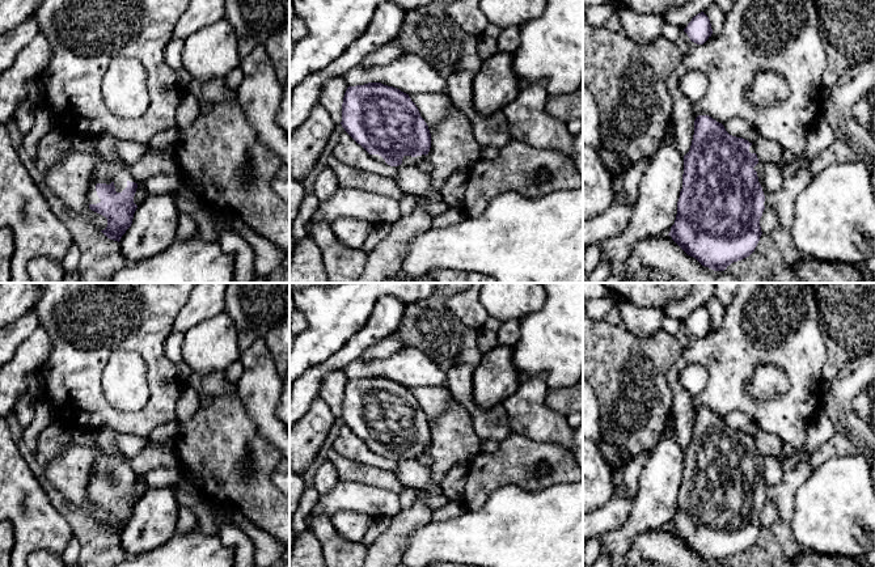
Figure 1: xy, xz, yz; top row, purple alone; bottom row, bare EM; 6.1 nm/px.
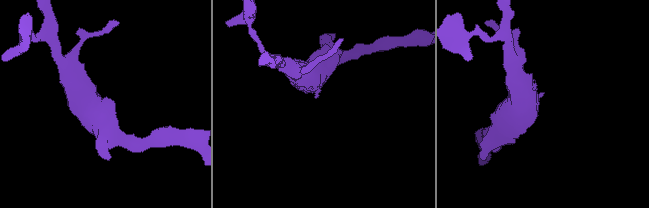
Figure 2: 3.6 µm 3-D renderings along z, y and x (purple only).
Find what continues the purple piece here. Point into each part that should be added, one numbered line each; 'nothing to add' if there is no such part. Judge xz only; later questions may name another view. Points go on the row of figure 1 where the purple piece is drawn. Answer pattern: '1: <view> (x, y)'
1: xz (408, 160)

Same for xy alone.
1: xy (106, 173)

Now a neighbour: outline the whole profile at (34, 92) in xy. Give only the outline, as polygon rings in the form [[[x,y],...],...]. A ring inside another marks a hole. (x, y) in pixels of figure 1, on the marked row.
[[[31,77],[28,80],[28,96],[29,96],[29,101],[34,106],[43,103],[43,93],[42,93],[41,85],[35,77]]]

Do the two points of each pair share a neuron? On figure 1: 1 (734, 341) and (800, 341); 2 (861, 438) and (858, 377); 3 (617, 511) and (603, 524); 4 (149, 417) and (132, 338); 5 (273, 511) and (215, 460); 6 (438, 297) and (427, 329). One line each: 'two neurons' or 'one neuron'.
1: one neuron
2: one neuron
3: one neuron
4: one neuron
5: one neuron
6: one neuron

